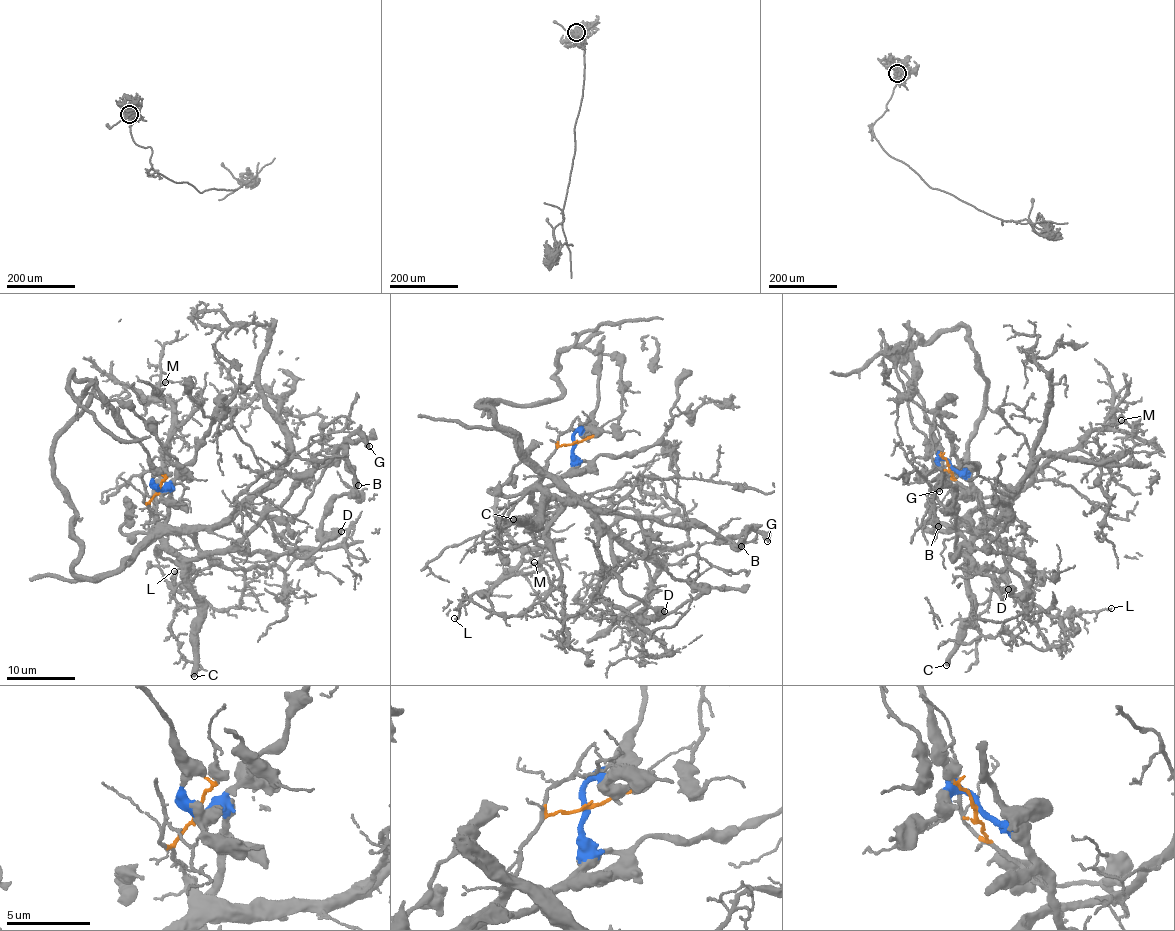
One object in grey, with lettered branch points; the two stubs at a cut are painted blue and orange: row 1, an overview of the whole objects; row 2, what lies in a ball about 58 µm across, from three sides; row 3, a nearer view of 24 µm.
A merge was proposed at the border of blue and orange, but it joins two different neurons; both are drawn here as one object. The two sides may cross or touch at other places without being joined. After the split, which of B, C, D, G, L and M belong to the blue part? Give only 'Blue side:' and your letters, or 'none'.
Blue side: B, C, D, G

